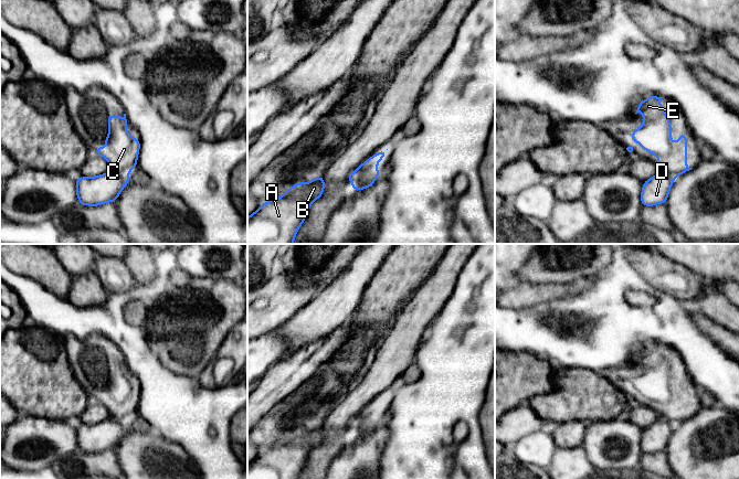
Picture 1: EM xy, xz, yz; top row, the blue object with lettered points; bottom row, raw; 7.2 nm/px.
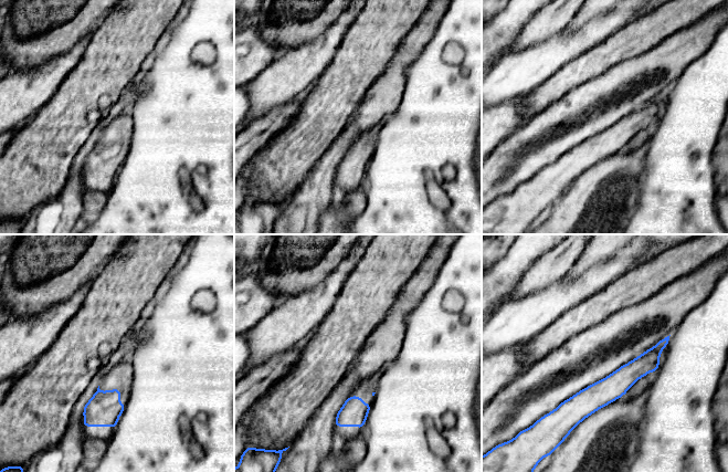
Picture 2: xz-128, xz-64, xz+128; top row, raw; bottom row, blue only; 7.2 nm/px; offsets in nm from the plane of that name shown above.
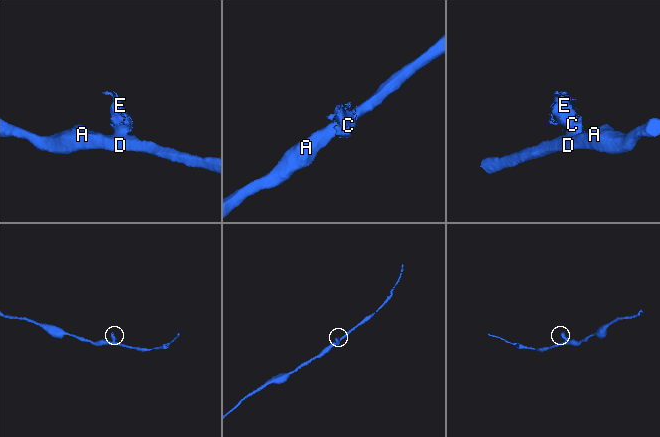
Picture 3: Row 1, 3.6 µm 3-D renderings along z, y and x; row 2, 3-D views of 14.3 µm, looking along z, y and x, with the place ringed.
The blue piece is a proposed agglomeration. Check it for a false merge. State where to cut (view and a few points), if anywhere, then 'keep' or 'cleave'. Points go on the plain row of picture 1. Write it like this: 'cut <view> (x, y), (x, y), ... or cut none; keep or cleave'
cut xz (377, 410), (366, 410), (358, 417), (351, 429); cleave

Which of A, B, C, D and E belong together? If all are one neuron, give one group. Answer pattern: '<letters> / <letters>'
A B D / C E

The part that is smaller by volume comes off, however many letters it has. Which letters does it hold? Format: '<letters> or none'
C, E

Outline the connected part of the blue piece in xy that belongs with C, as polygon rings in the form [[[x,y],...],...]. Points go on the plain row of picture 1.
[[[126,361],[123,365],[112,362],[107,369],[108,383],[104,386],[107,393],[97,394],[94,398],[108,409],[113,419],[129,421],[137,413],[140,388],[126,377],[129,371]]]

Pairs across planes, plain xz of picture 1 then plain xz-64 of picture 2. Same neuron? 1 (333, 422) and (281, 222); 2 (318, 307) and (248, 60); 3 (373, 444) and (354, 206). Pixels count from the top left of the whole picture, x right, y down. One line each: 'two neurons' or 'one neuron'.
1: one neuron
2: two neurons
3: one neuron

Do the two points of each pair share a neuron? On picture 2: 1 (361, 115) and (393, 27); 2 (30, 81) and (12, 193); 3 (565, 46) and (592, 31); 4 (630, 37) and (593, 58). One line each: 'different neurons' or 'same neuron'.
1: different neurons
2: different neurons
3: same neuron
4: same neuron

